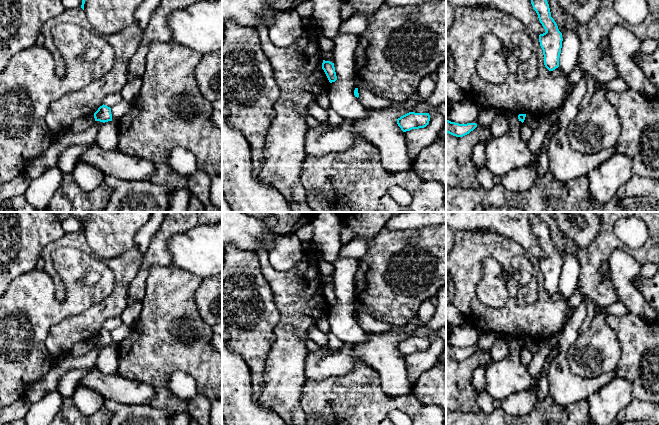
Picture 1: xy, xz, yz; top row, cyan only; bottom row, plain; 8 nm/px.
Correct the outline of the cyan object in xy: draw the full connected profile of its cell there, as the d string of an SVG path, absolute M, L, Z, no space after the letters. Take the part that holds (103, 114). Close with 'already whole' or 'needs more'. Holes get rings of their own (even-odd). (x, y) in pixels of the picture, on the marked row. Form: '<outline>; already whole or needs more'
M103 104L94 113L94 118L95 118L95 121L100 121L103 123L112 121L111 108Z; already whole

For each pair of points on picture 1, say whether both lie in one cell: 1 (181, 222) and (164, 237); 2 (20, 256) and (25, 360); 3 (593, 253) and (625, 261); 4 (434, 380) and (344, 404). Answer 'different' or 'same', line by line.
1: same
2: different
3: different
4: different

